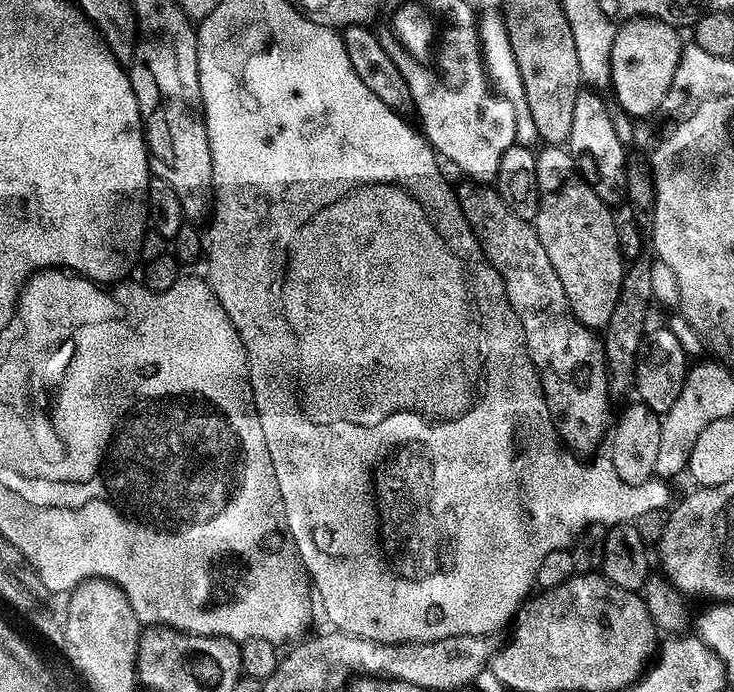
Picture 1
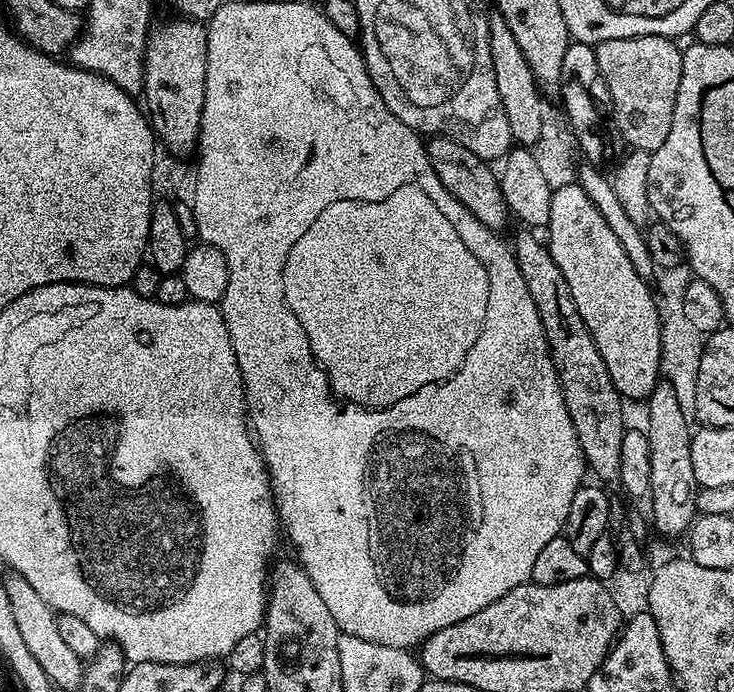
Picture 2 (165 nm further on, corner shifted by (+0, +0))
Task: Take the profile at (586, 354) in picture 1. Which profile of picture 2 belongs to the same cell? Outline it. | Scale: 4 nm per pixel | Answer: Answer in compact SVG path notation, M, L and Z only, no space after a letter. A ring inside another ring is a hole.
M433 136L427 141L428 157L434 166L434 174L438 174L438 182L482 222L482 226L493 230L501 230L510 221L510 213L506 206L506 198L502 198L502 190L497 173L489 161L478 158L478 154L473 154L471 150L466 150L458 142L454 142L445 136Z

